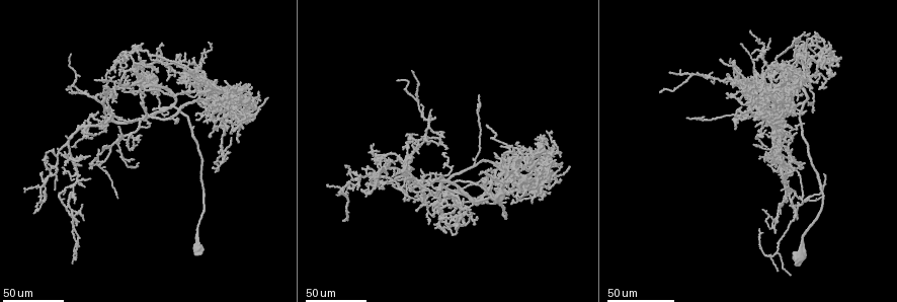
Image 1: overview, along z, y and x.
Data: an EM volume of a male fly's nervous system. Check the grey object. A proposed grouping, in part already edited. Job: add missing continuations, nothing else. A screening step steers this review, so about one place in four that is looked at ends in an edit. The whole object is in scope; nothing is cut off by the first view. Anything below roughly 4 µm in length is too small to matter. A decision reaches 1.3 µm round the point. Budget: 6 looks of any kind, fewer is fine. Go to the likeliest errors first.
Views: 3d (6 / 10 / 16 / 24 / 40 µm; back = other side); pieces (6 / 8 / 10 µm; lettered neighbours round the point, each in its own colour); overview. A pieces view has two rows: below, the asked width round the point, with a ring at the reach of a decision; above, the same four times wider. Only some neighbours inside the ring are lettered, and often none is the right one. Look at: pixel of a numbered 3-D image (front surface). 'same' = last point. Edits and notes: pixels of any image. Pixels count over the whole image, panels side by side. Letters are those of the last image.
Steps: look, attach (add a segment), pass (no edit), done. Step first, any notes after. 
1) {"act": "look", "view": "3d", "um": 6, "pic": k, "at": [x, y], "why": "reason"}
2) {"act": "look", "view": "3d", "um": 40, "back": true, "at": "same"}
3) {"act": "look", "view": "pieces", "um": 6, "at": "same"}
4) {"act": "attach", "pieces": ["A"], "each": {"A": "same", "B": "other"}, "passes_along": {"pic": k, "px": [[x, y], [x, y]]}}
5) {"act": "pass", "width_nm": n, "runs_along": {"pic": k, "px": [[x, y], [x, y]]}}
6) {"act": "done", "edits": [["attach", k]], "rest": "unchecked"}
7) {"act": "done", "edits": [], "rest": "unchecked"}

{"act": "look", "view": "3d", "um": 24, "pic": 1, "at": [440, 174], "why": "branch stops here"}

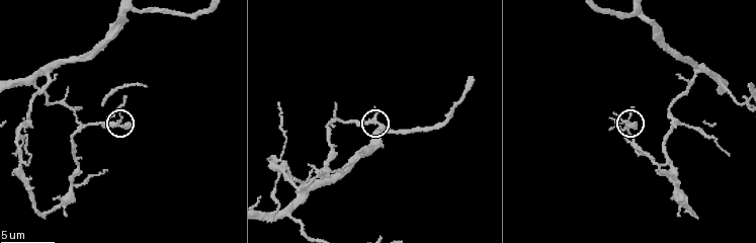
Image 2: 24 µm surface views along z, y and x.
{"act": "look", "view": "pieces", "um": 6, "pic": 2, "at": [388, 129]}

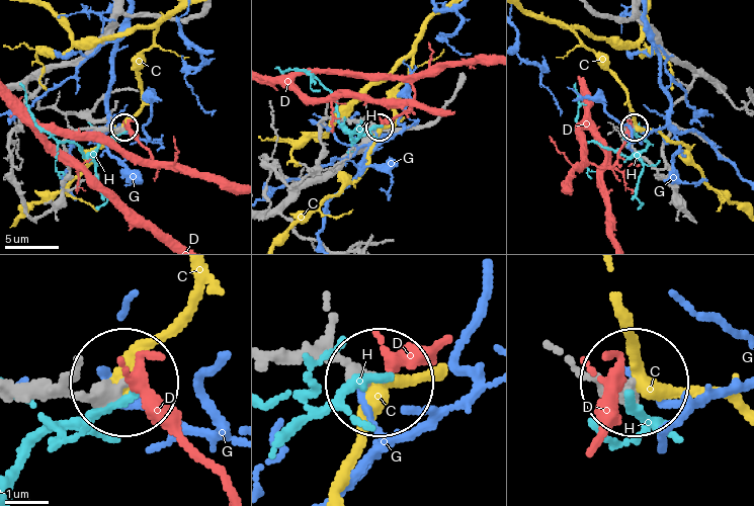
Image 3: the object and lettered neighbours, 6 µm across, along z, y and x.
{"act": "pass", "each": {"C": "other", "D": "other", "G": "other", "H": "other"}, "found": "no lettered segment goes on from it"}

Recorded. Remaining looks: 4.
{"act": "look", "view": "3d", "um": 24, "pic": 1, "at": [425, 204], "why": "free end"}

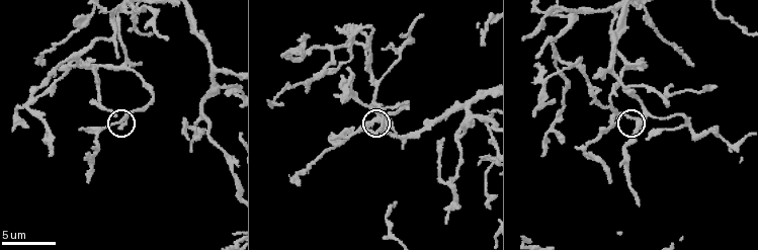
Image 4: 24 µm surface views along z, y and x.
{"act": "look", "view": "pieces", "um": 6, "pic": 4, "at": [643, 127]}

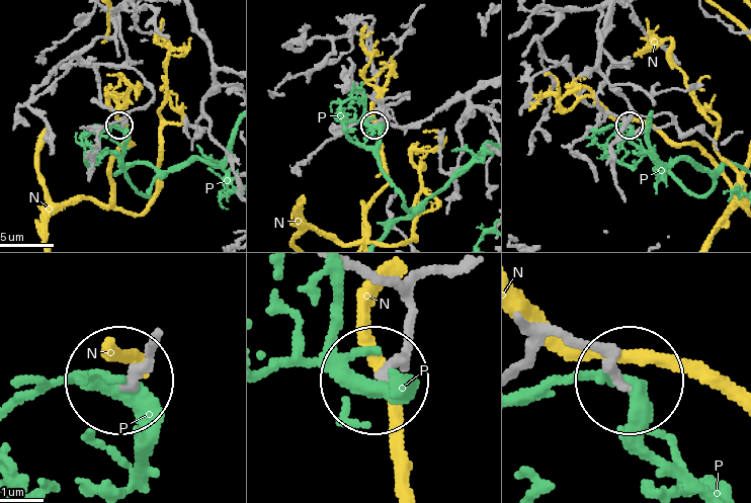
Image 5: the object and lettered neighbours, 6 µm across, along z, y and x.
{"act": "pass", "width_nm": 220, "each": {"N": "other", "P": "other"}, "found": "none of them fits"}

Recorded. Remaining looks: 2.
{"act": "look", "view": "3d", "um": 40, "pic": 1, "at": [453, 167], "why": "an open end"}

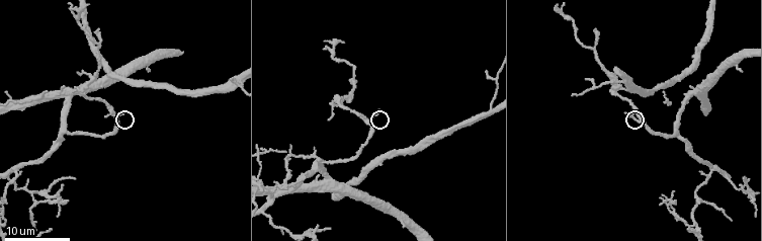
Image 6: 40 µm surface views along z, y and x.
{"act": "look", "view": "pieces", "um": 6, "pic": 6, "at": [626, 115]}

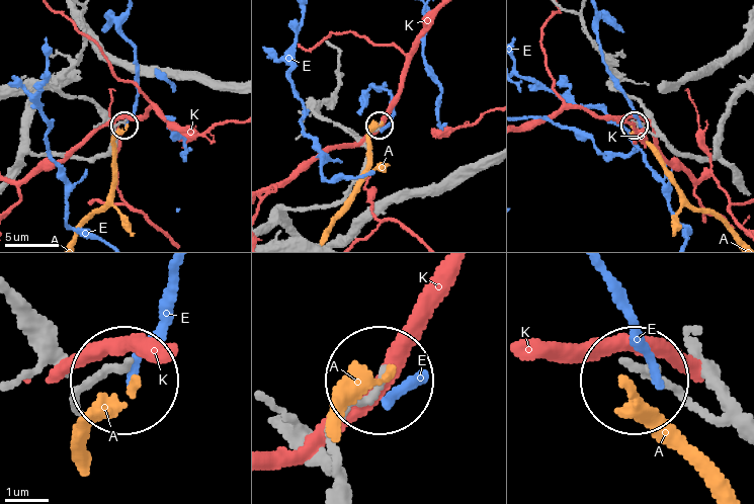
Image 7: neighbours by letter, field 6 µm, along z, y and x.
{"act": "pass", "each": {"A": "other", "E": "other", "K": "other"}, "runs_along": {"pic": 7, "px": [[737, 432], [642, 373]]}, "found": "none of them fits"}

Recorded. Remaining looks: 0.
{"act": "done", "edits": [], "rest": "unchecked"}

